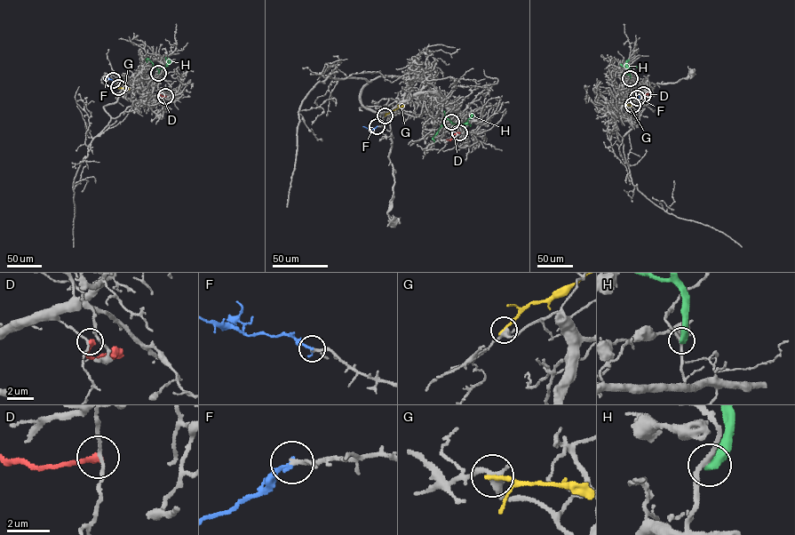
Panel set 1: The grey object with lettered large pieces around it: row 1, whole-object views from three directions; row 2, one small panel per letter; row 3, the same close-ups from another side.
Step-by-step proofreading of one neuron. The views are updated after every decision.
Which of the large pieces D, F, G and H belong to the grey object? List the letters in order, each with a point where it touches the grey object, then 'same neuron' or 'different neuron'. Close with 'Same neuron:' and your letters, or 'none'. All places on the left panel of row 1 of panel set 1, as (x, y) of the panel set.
D: contact (165, 96); different neuron
F: contact (113, 80); same neuron
G: contact (118, 87); different neuron
H: contact (158, 73); different neuron
Same neuron: F

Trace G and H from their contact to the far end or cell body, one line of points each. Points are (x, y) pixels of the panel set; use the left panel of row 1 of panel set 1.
G: (118, 87), (129, 90)
H: (158, 73), (148, 59), (146, 59), (147, 62)

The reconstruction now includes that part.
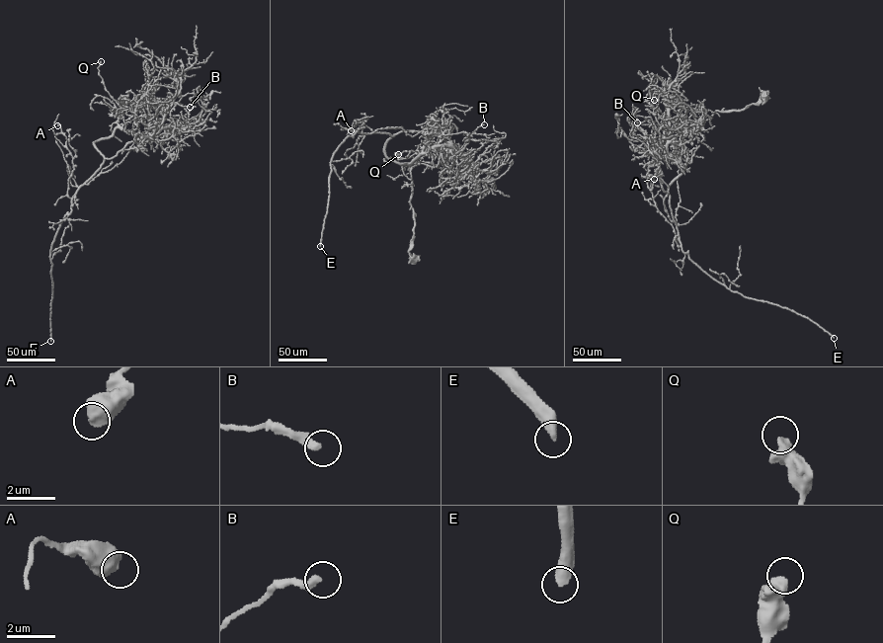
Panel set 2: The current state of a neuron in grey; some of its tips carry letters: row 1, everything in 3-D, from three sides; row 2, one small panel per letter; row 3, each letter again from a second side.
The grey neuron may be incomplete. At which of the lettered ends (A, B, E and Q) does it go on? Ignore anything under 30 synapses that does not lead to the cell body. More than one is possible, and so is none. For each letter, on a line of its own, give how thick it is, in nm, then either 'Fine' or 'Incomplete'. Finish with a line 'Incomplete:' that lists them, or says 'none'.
A: Thickness 650 nm. Fine
B: Thickness 340 nm. Fine
E: Thickness 400 nm. Incomplete
Q: Thickness 550 nm. Fine
Incomplete: E

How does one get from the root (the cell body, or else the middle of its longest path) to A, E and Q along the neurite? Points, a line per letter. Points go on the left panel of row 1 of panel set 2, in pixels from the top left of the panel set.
A: (123, 100), (123, 107), (118, 101), (119, 125), (94, 143), (101, 166), (71, 198), (72, 155), (57, 125)
E: (123, 100), (123, 107), (118, 101), (119, 125), (94, 143), (102, 164), (73, 197), (52, 243), (50, 341)
Q: (123, 100), (123, 107), (118, 101), (118, 123), (148, 138), (134, 139), (136, 116), (106, 90), (101, 61)

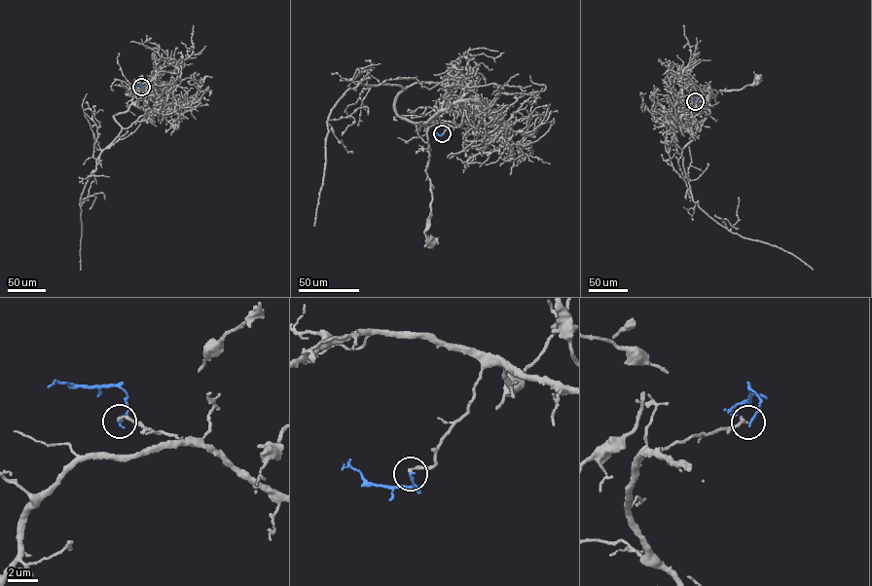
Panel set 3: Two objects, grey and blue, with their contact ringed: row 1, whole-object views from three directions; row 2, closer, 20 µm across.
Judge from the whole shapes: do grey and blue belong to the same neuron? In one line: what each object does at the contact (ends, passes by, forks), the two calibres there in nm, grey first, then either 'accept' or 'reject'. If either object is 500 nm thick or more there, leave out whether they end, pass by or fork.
grey ends there; blue ends there; 190 nm thick on the grey side, 140 nm on the other; reject

